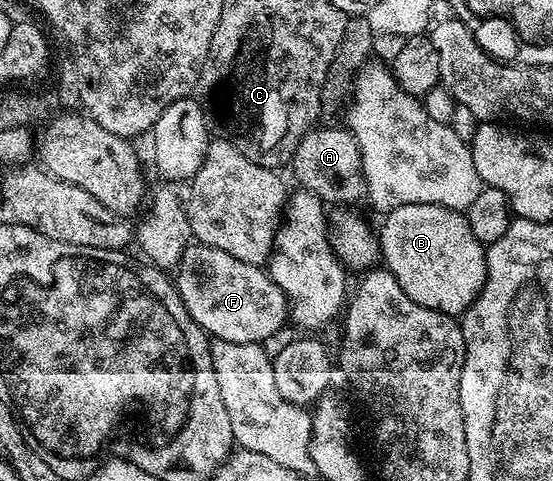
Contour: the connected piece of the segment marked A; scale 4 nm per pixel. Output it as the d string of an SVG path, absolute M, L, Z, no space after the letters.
M313 127L308 130L292 152L290 168L292 177L299 188L305 193L312 193L319 201L331 203L333 206L344 207L348 201L356 201L365 196L364 175L360 172L360 152L356 140L351 133L343 128L320 129Z

